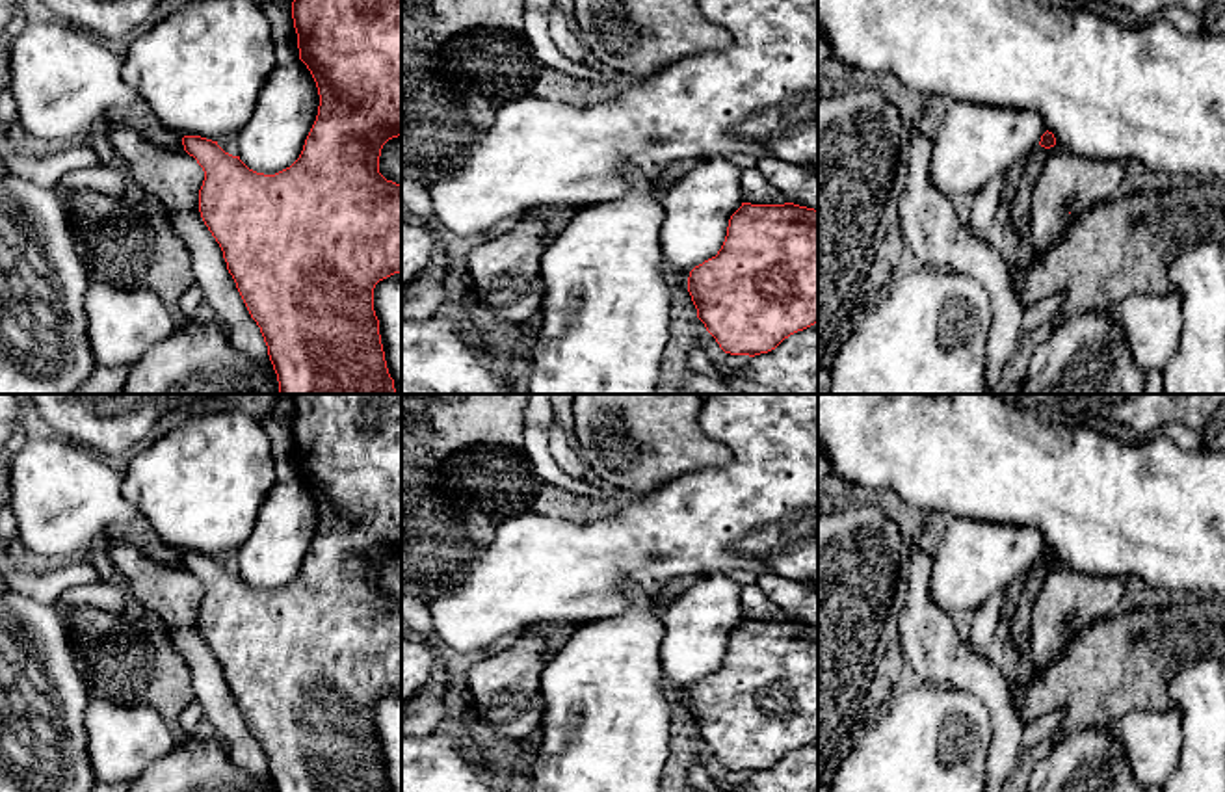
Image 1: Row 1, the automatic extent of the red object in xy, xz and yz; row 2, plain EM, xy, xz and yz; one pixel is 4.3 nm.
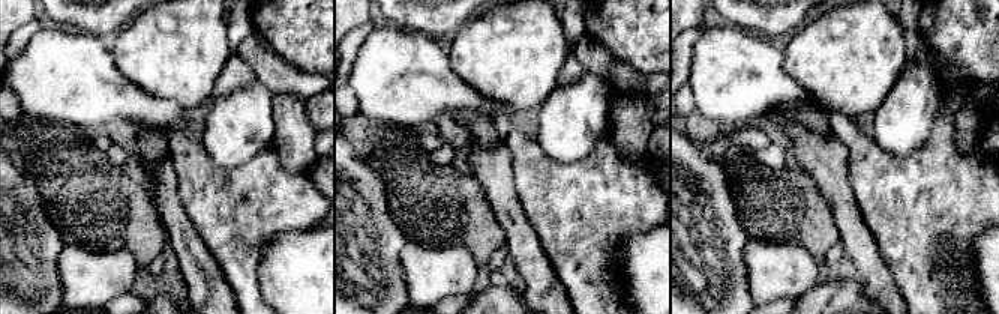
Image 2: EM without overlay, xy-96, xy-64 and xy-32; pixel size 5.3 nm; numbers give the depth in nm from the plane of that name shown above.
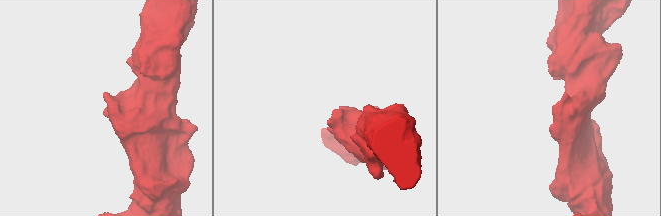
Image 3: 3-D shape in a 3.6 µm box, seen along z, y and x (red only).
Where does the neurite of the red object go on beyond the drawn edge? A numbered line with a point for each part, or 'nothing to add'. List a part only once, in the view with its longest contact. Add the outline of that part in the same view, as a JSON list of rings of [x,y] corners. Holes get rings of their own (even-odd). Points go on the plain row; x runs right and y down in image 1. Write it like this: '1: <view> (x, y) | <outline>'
nothing to add

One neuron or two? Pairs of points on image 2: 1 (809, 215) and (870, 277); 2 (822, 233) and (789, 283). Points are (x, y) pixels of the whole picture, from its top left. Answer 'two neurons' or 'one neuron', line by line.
1: two neurons
2: two neurons

